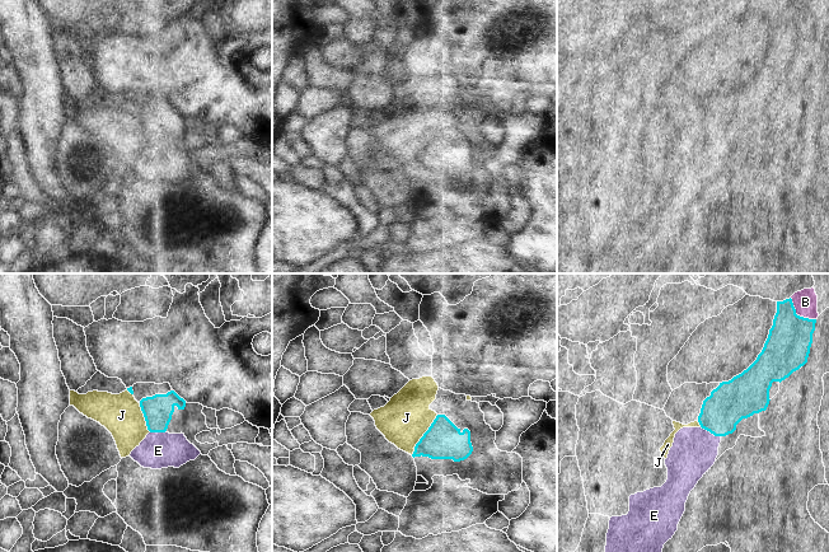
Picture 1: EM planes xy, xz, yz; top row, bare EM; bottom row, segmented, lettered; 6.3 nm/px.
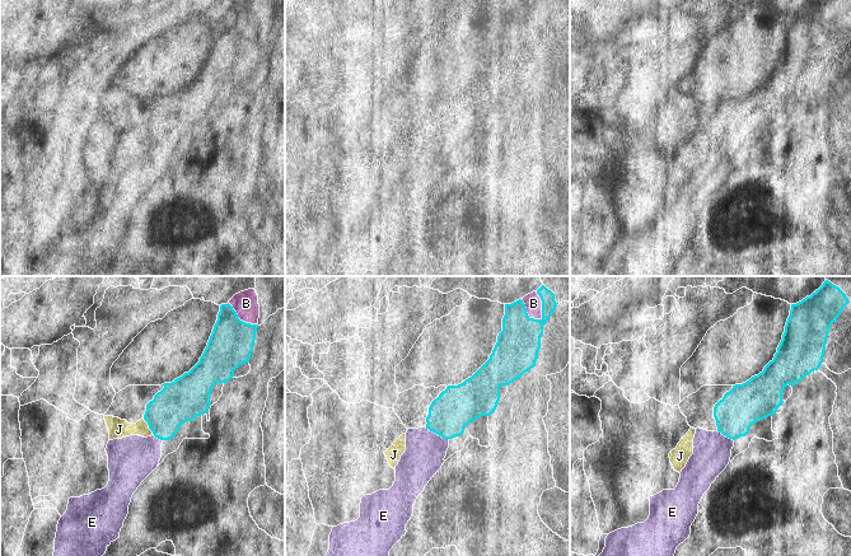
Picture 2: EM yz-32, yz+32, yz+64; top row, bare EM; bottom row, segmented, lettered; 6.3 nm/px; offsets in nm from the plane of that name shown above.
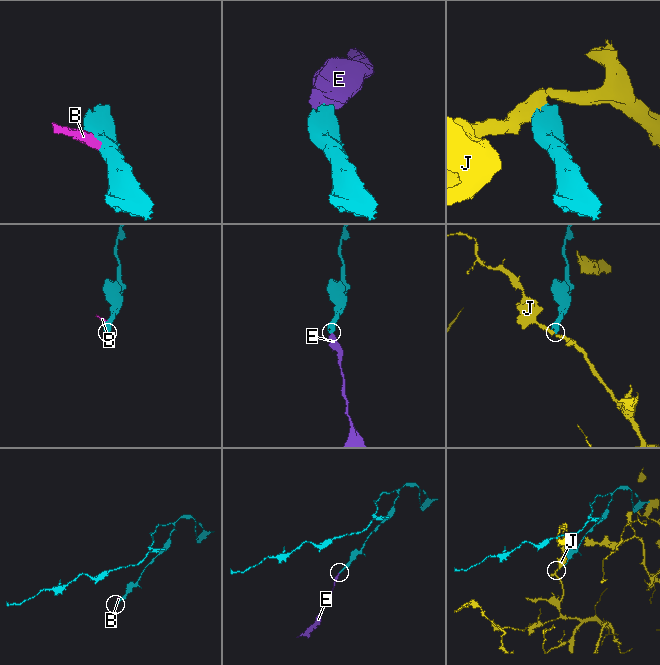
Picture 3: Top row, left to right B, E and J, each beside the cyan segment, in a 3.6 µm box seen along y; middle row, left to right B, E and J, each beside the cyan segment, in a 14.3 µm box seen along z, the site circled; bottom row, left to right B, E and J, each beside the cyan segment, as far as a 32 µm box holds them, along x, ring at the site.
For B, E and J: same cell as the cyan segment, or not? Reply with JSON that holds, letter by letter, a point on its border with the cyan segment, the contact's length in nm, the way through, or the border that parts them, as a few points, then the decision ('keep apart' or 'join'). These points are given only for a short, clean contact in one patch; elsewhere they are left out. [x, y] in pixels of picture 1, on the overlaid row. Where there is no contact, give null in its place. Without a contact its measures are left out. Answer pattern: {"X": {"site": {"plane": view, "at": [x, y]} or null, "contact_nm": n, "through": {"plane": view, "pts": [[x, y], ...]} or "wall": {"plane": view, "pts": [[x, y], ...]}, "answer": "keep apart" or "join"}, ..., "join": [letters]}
{"B": {"site": {"plane": "yz", "at": [799, 316]}, "contact_nm": 220, "wall": {"plane": "yz", "pts": [[790, 298], [797, 314], [815, 319]]}, "answer": "keep apart"}, "E": {"site": {"plane": "yz", "at": [711, 433]}, "contact_nm": 140, "through": {"plane": "yz", "pts": [[731, 401], [721, 411], [711, 433], [694, 450]]}, "answer": "join"}, "J": {"site": {"plane": "xz", "at": [424, 435]}, "contact_nm": 300, "wall": {"plane": "xz", "pts": [[438, 415], [411, 454]]}, "answer": "keep apart"}, "join": ["E"]}

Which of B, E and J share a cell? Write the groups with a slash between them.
B / E / J

